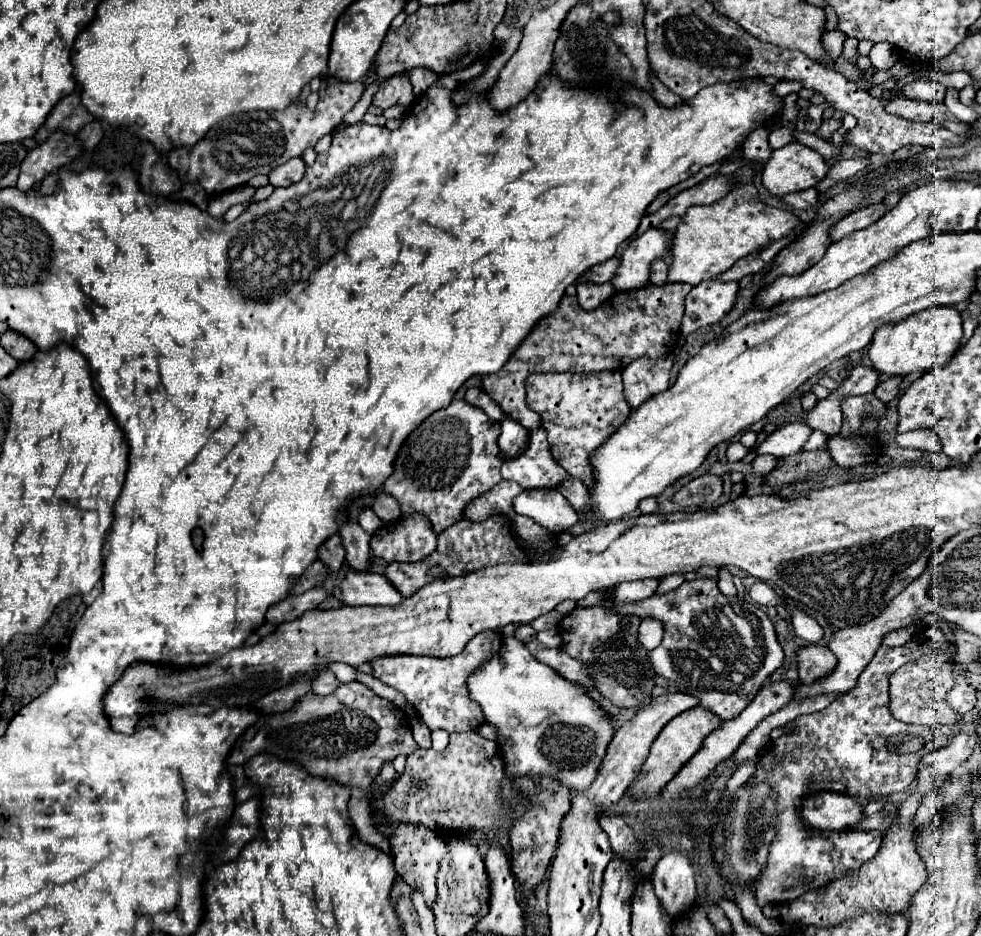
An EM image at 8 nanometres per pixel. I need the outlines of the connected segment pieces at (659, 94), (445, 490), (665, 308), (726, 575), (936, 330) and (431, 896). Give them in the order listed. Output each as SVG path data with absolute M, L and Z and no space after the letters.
M651 76L651 82L653 82L653 98L663 106L663 108L677 108L677 106L681 106L683 104L683 100L677 96L677 94L673 94L671 90L667 90L663 84L659 84L653 76Z
M465 400L451 402L409 434L395 460L395 472L383 484L383 492L399 502L403 516L409 516L411 510L425 514L439 534L461 520L463 508L473 498L491 490L501 480L499 468L503 456L497 446L499 428L499 422L491 420L481 408Z
M683 282L665 284L663 288L647 284L639 290L615 292L607 302L603 302L603 306L595 310L583 310L577 302L577 296L563 296L559 308L547 318L539 320L533 332L513 352L509 362L499 372L483 376L483 390L509 418L517 420L527 430L535 430L535 426L539 426L539 414L531 412L525 398L525 380L531 374L591 374L603 370L623 370L623 366L629 366L641 356L651 360L669 356L679 340L683 300L689 290L691 284Z
M721 568L721 592L727 596L735 596L735 586L731 582L731 572L727 568Z
M933 306L899 324L881 326L873 336L869 358L873 368L885 376L909 376L915 372L927 372L935 366L947 366L959 350L961 338L961 314L949 306Z
M401 824L395 830L395 836L389 842L391 842L391 848L393 848L393 858L395 858L395 870L397 870L397 874L413 890L419 890L419 894L425 898L427 908L431 910L431 906L435 906L435 898L437 898L435 876L439 872L439 860L447 852L447 846L445 846L443 838L439 838L429 828L417 828L417 826L411 826L411 824Z

